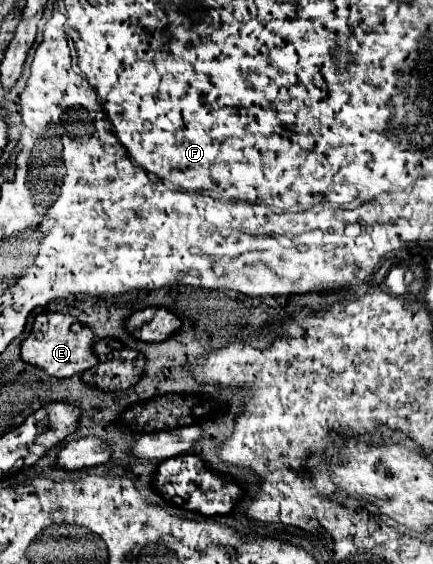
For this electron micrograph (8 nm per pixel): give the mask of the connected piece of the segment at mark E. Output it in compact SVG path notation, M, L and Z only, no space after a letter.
M41 313L35 317L29 337L21 343L21 359L29 365L43 369L47 375L67 379L97 365L97 357L93 355L91 345L93 345L93 331L77 323L73 315Z

